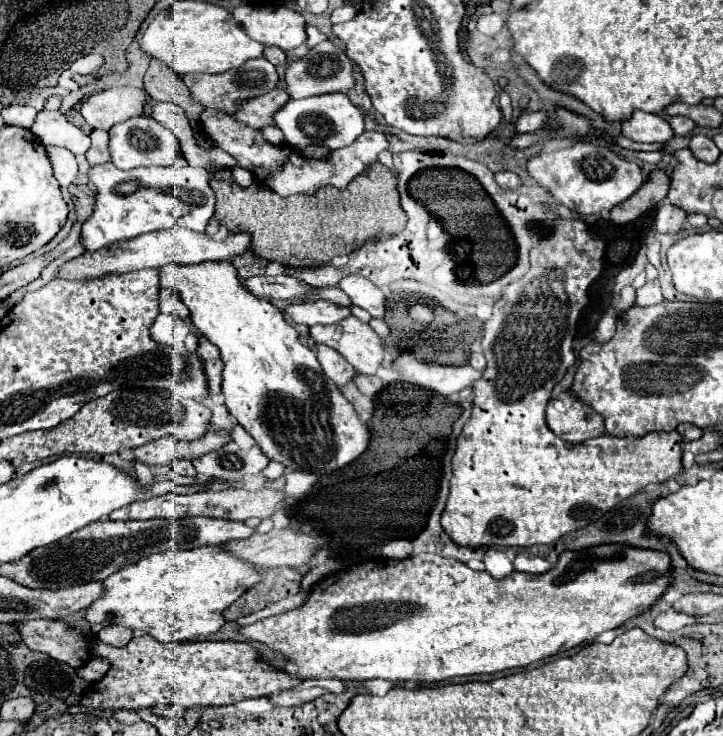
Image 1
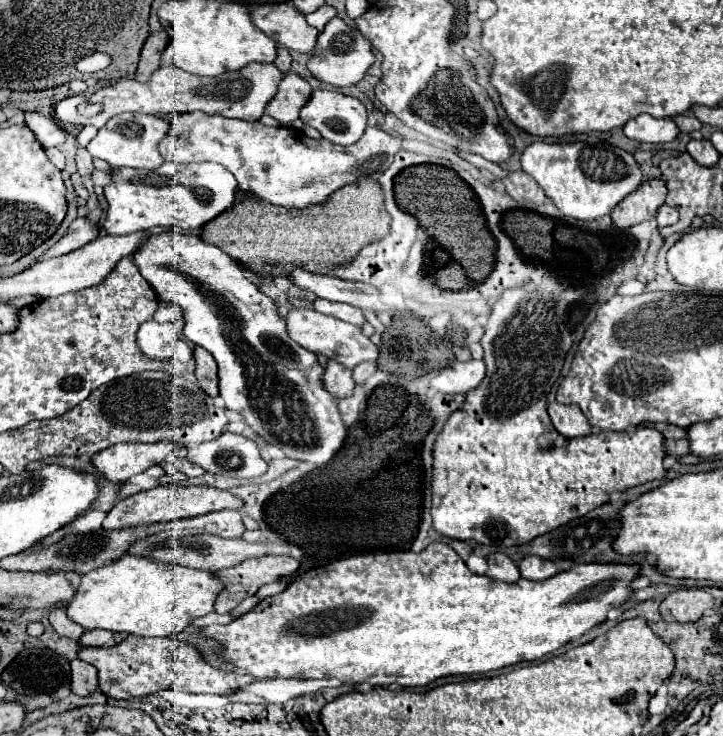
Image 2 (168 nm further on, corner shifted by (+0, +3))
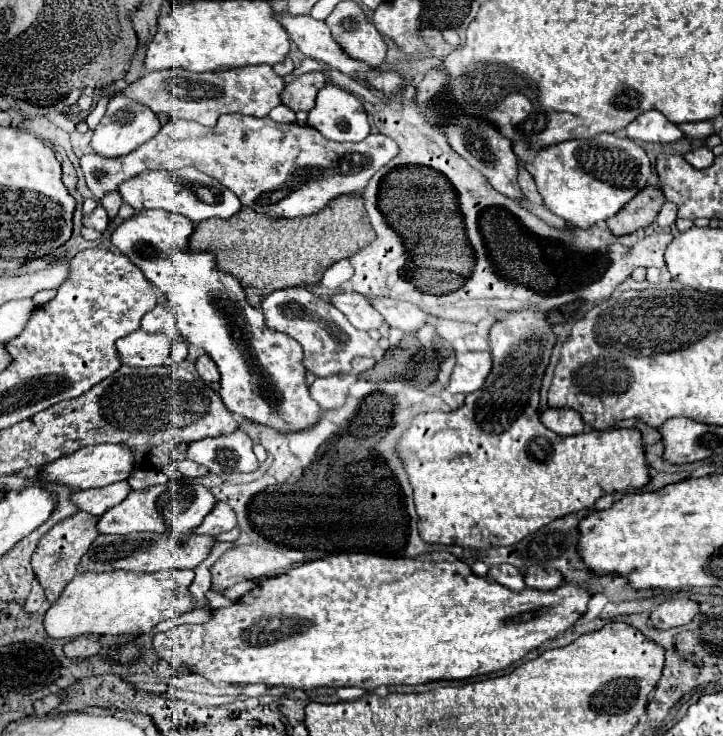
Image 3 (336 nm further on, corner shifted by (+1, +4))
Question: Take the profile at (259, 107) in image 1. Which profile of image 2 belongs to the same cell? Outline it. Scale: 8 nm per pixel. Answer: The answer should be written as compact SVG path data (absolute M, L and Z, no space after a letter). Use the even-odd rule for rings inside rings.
M289 73L281 79L279 93L271 99L265 113L275 117L281 125L289 127L293 121L299 119L299 111L309 101L311 91L313 89L305 79L295 73Z

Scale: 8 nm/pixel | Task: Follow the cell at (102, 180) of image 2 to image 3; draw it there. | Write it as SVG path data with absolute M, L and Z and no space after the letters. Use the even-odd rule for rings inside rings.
M222 114L216 122L216 126L208 128L192 120L168 120L160 132L144 142L140 148L136 148L132 154L126 154L124 158L100 158L96 154L88 154L80 158L80 166L86 176L86 184L92 190L92 194L100 200L106 192L112 192L118 188L120 182L144 172L144 170L178 170L180 166L194 166L202 170L204 174L216 178L224 186L228 186L242 202L242 206L248 206L260 214L268 216L280 216L280 218L296 218L296 216L310 216L320 212L332 198L340 194L350 192L362 192L368 184L368 180L386 166L394 156L398 154L398 144L384 136L384 134L370 134L358 144L342 144L332 142L324 138L318 130L312 130L310 126L298 126L298 124L278 124L270 118L252 118L244 114ZM348 160L348 174L340 172L340 162Z

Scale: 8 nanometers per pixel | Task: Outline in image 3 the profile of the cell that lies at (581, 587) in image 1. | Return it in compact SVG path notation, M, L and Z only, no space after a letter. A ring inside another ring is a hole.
M442 550L442 552L428 552L416 558L394 558L394 556L378 556L378 554L362 554L362 552L352 552L352 554L330 554L322 560L306 562L302 566L296 566L288 570L282 576L268 578L260 584L256 584L254 590L250 590L244 598L234 602L230 608L220 608L214 610L214 616L206 624L182 624L176 626L174 630L162 632L154 636L154 650L160 658L164 658L170 666L176 670L180 664L190 666L190 670L198 676L204 676L212 682L230 682L230 684L268 684L268 686L288 686L288 688L318 688L318 686L330 686L330 688L340 688L340 686L358 686L362 690L374 690L381 686L393 687L396 684L428 684L436 680L464 680L480 674L490 674L504 670L512 666L514 662L522 660L526 654L542 646L546 640L556 638L558 634L566 632L572 628L586 612L588 600L594 596L590 588L566 582L556 590L532 590L524 588L520 592L512 592L506 586L500 586L498 582L490 582L488 578L476 576L470 566L462 560L458 560L454 554Z

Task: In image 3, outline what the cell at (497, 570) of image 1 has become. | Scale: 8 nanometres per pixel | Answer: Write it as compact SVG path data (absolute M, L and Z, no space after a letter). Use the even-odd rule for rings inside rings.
M508 564L492 566L492 568L488 570L488 580L498 582L498 584L510 588L510 590L522 590L522 588L526 588L524 576L520 574L520 570L514 568L514 566L508 566Z

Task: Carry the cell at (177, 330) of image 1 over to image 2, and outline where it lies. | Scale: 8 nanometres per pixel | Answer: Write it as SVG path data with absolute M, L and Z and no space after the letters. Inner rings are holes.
M145 321L137 331L141 353L153 361L169 361L173 357L173 343L181 337L181 327L183 323Z

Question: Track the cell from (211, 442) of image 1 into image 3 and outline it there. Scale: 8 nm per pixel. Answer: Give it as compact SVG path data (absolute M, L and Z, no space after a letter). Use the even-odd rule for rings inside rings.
M98 444L98 446L86 446L70 456L64 456L52 464L46 464L42 468L42 478L48 482L68 484L76 490L88 490L88 488L100 488L100 486L108 486L120 480L128 480L132 470L134 470L134 452L128 446Z

